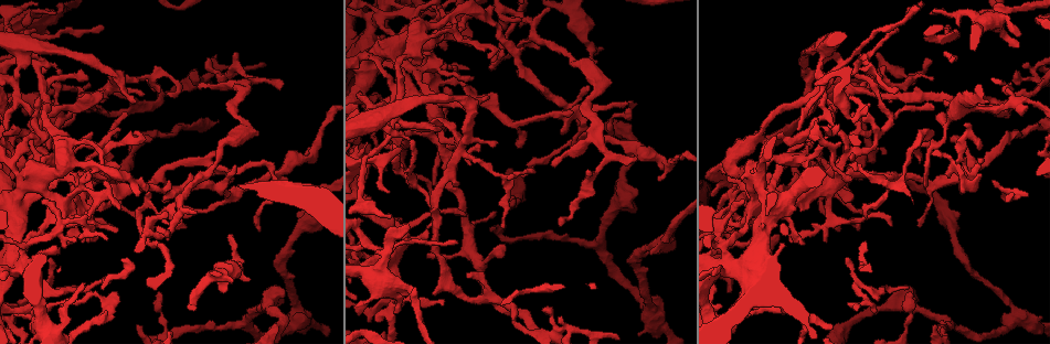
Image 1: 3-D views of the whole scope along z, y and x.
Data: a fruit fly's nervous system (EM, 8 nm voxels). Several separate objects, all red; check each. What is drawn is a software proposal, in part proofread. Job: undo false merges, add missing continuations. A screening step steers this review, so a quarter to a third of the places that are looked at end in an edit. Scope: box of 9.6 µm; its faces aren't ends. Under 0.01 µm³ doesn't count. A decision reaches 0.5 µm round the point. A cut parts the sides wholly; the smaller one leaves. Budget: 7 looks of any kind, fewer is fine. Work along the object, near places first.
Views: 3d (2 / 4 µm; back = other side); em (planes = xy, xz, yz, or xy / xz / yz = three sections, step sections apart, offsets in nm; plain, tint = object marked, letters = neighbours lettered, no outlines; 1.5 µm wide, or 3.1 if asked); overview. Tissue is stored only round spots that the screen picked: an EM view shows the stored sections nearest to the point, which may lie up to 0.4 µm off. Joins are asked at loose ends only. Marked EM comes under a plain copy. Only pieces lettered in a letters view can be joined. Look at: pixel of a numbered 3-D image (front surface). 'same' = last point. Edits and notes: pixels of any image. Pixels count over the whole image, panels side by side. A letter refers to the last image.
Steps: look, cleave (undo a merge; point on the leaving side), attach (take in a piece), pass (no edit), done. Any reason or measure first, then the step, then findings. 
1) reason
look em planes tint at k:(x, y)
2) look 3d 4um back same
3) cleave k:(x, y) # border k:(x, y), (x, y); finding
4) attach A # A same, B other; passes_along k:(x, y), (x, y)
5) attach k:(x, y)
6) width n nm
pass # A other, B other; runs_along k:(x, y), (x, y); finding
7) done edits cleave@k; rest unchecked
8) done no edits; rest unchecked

thin end
look em xy step 4 letters at 1:(512, 205)

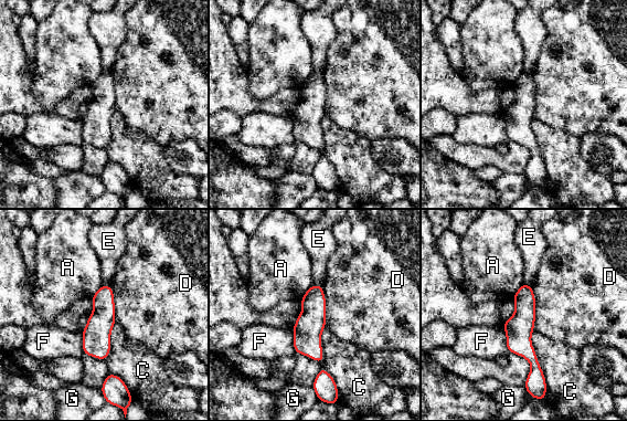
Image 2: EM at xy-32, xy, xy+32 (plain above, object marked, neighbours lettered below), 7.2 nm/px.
pass # A other, C other, D other, E other, F other, G other; none of them fits

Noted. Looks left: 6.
sudden change in width
look em yz step 4 tint at 1:(10, 271)

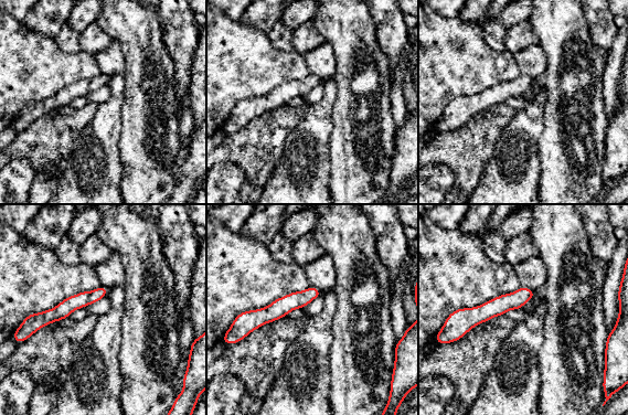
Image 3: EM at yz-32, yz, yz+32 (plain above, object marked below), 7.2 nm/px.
another direction
look em xz step 8 tint same

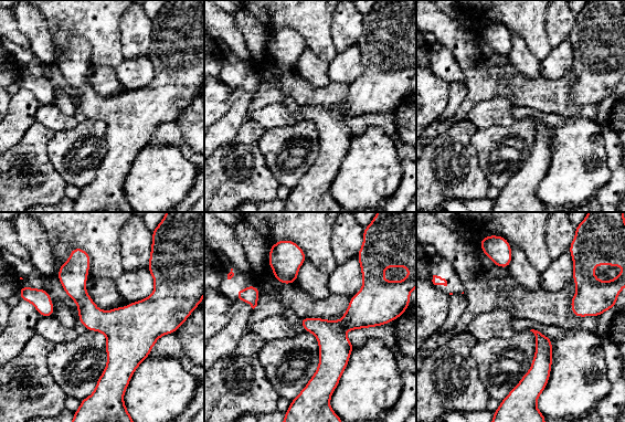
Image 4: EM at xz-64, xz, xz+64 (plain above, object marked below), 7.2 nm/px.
look em xz step 8 letters same

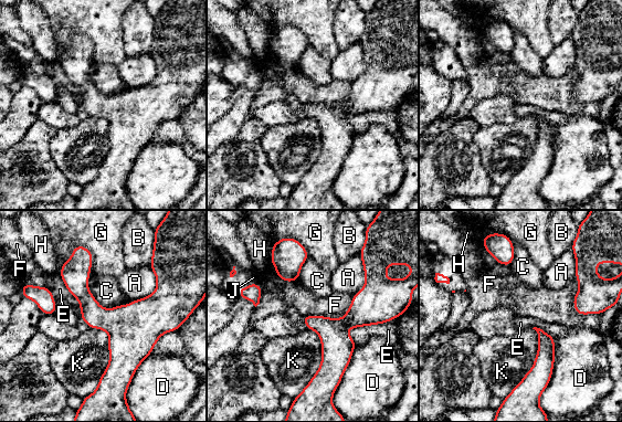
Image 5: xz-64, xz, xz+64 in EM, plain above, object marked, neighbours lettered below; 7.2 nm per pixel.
longest_contact K 480 nm
pass # A other, B other, C other, D other, E other, F other, G other, H other, J other, K other; border 5:(355, 294), (343, 317), (302, 316); one cell here

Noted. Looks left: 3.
thick turns thin
look 3d 2um at 1:(8, 320)

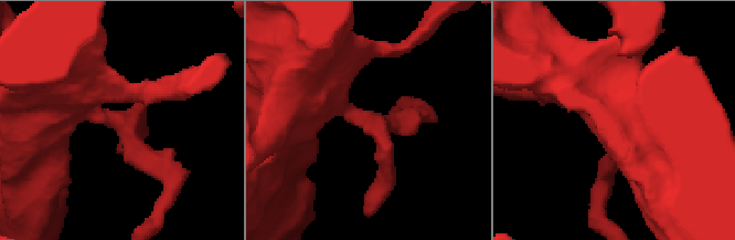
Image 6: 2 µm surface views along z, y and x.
look em planes letters at 6:(367, 121)

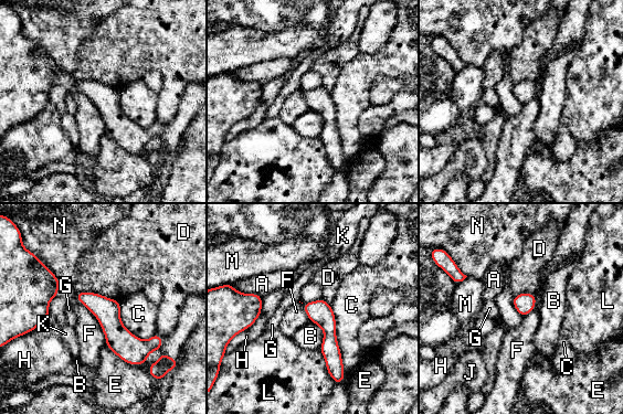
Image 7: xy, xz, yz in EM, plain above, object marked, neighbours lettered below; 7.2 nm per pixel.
pass # A other, B other, C other, D other, E other, F other, G other, H other, J other, K other, L other, M other, N other; runs_along 7:(78, 294), (133, 344), (157, 343); one cell here

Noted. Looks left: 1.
done no edits; rest unchecked

